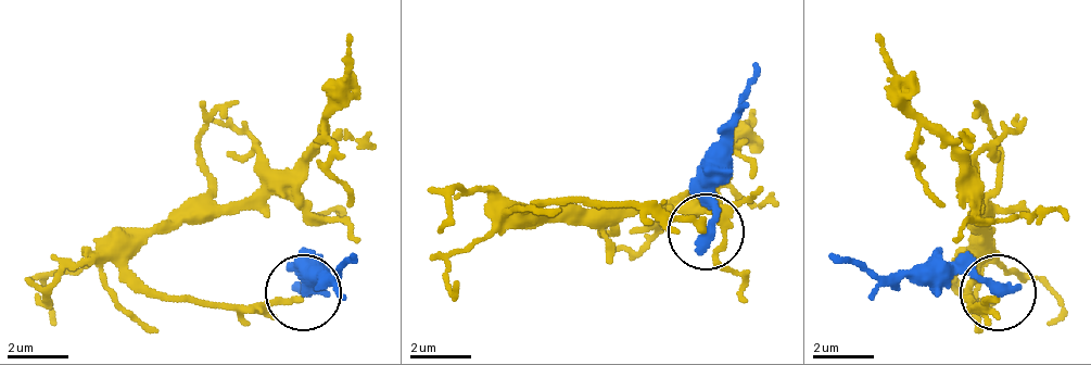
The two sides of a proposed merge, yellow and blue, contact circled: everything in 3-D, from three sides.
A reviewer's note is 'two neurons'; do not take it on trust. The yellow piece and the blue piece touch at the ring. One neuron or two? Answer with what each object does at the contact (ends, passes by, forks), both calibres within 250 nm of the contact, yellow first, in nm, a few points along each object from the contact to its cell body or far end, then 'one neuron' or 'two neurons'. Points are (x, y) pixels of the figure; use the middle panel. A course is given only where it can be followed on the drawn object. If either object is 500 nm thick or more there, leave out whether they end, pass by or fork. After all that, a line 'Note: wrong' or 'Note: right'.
yellow ends there; blue ends there; 200 nm thick on the yellow side, 400 nm on the other; yellow runs (708, 229), (646, 206), (562, 199), (532, 206), (562, 214), (685, 214), (723, 176), (753, 108); blue runs (708, 229), (715, 206), (731, 115), (753, 62); two neurons
Note: right

